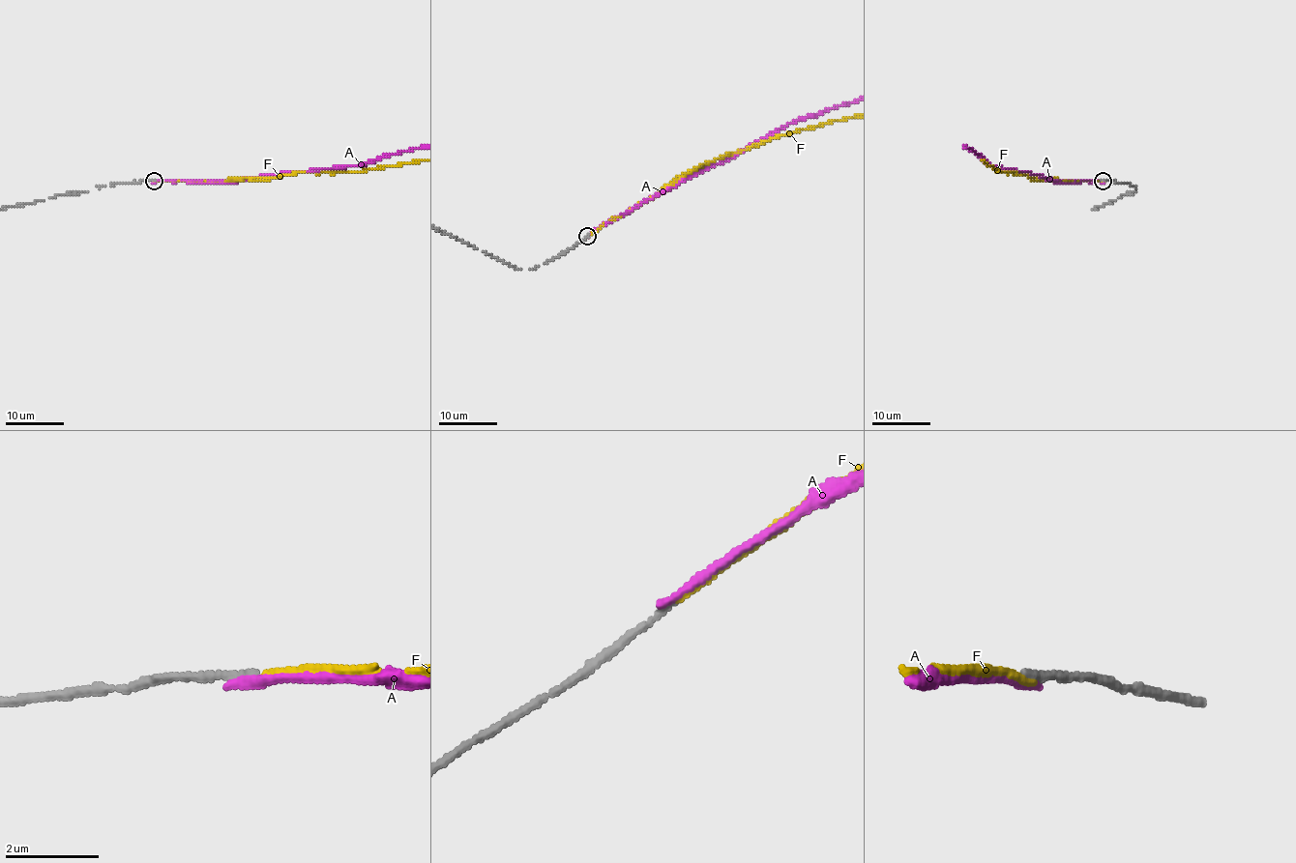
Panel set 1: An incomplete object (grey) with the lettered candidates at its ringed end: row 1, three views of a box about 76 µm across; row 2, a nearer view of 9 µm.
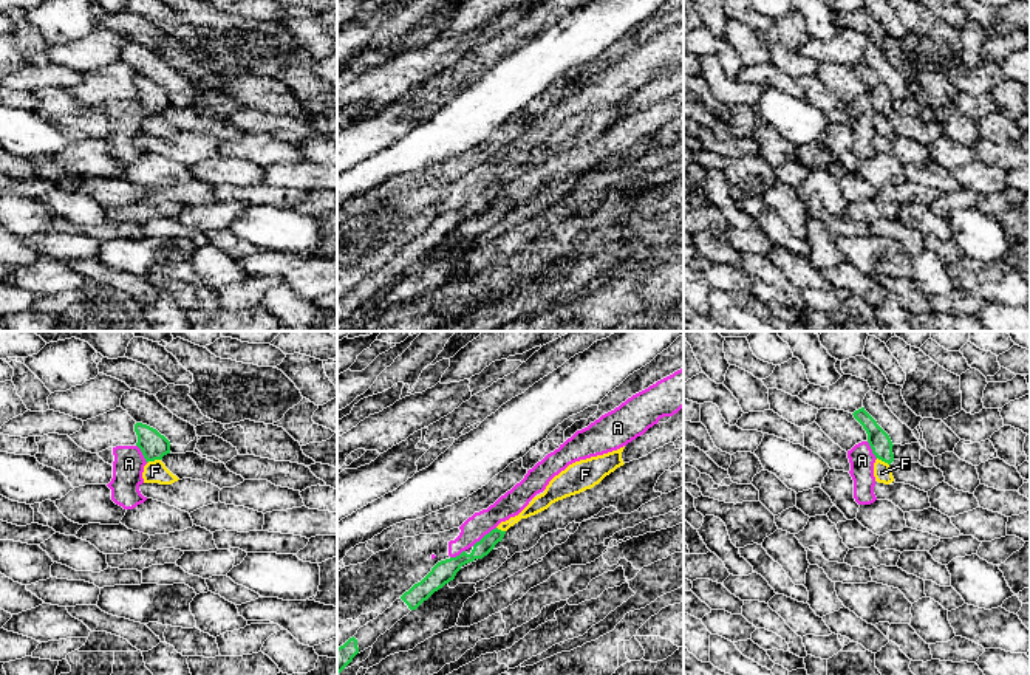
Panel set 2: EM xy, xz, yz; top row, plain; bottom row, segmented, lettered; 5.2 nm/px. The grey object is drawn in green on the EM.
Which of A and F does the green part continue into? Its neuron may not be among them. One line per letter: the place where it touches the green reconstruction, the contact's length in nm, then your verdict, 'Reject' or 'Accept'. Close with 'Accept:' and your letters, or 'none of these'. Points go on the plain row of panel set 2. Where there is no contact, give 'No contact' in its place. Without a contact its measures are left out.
A: Touches green at xz (484, 189). Shared border 160 nm. Reject
F: Touches green at xy (153, 113). Shared border 80 nm. Accept
Accept: F

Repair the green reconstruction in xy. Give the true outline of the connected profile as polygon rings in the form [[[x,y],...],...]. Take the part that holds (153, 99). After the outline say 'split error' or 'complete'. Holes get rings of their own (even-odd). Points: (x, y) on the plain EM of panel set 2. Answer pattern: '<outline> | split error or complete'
[[[136,76],[135,85],[138,88],[136,99],[141,102],[147,118],[144,119],[144,136],[172,138],[179,132],[173,128],[161,115],[164,108],[170,107],[170,94],[156,82]]] | split error

